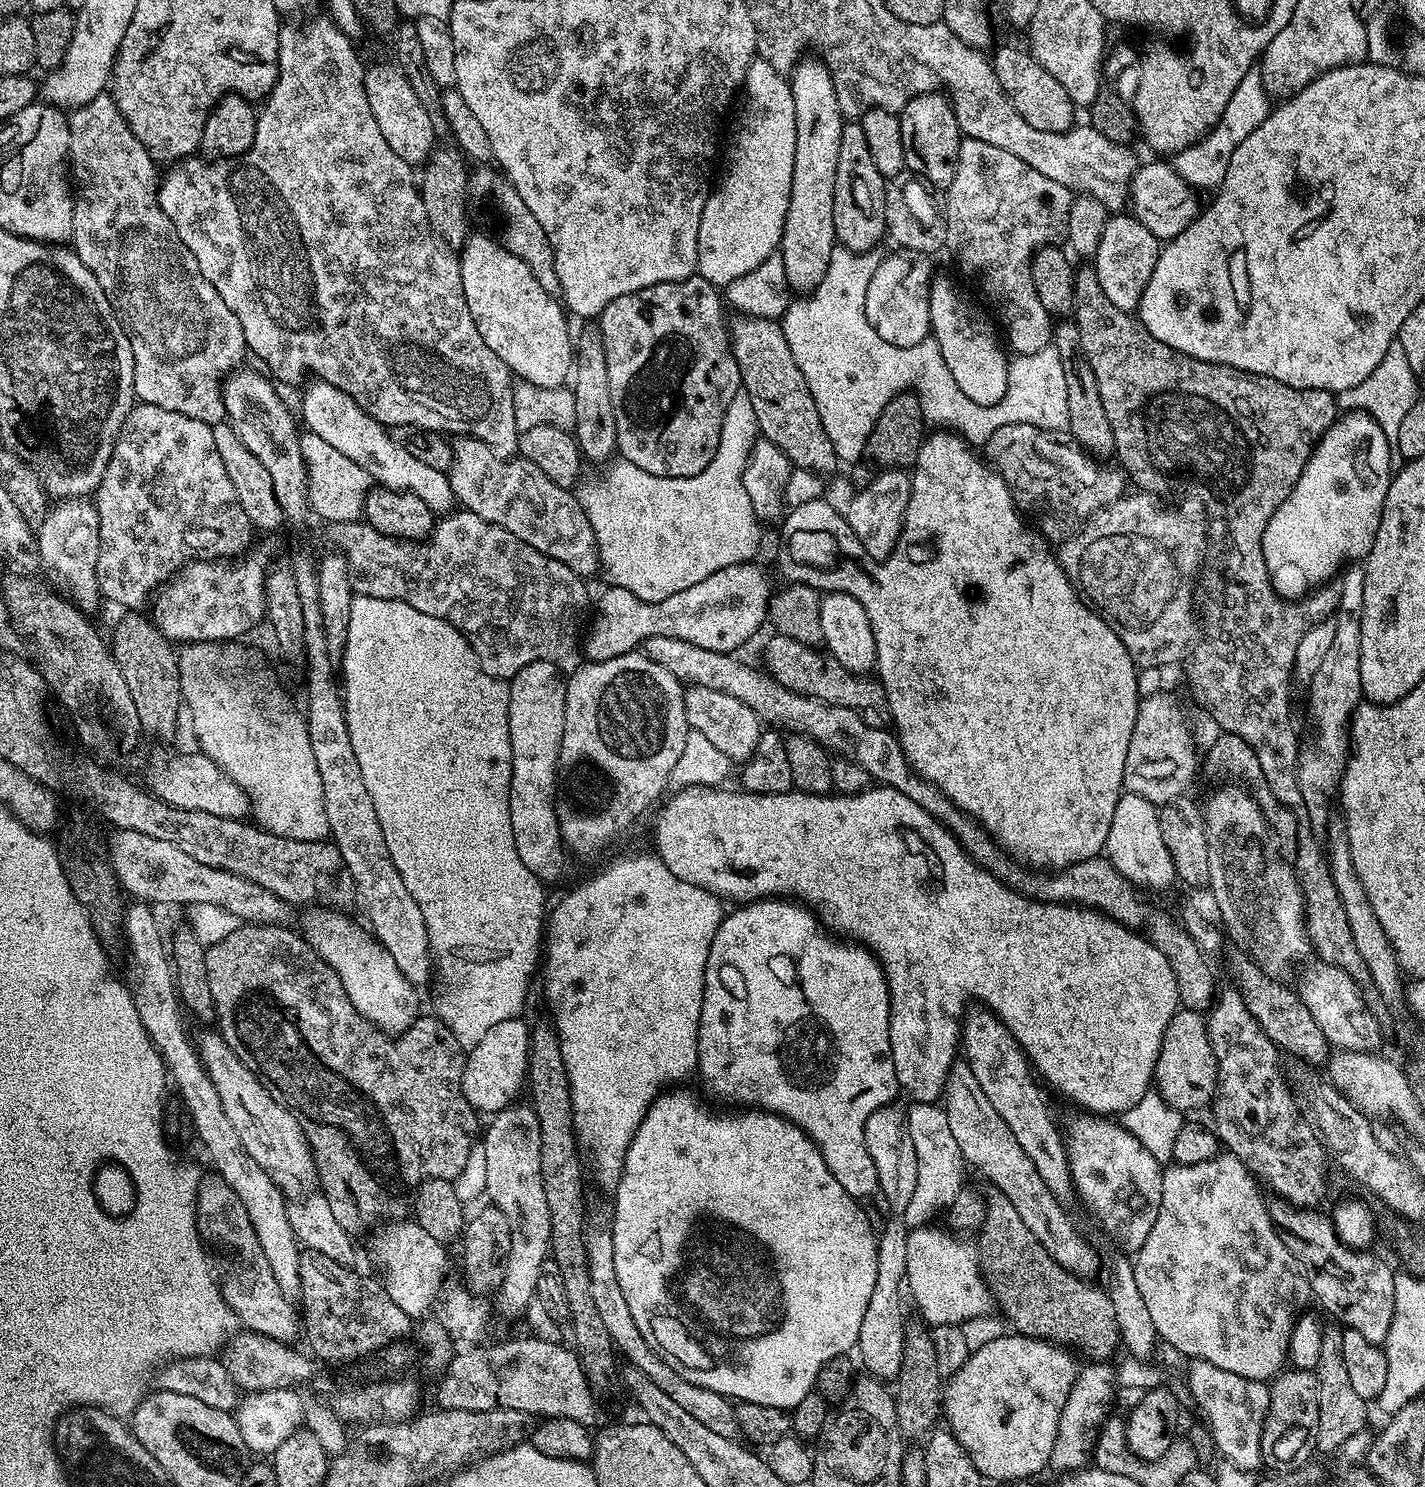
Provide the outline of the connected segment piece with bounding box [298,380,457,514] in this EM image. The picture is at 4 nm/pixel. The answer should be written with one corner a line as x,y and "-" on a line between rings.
324,380
312,382
300,400
298,416
307,431
330,442
334,450
342,450
342,454
346,454
350,462
362,466
362,470
366,470
368,477
379,487
414,494
422,498
422,502
426,502
426,506
430,506
434,514
453,511
457,498
452,492
451,479
445,473
434,470
434,466
418,462
414,454
406,454
406,450
402,450
402,446
394,442
391,431
370,414
366,414
366,410
362,410
362,406
358,406
358,402
350,398
350,394
338,390
338,386
330,386

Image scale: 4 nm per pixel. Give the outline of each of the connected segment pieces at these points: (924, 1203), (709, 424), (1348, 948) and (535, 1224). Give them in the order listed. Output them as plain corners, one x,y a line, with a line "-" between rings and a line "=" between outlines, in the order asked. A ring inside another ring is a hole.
909,1103
906,1108
909,1132
914,1142
918,1164
918,1186
907,1203
902,1215
909,1229
928,1226
936,1215
943,1213
954,1202
958,1190
965,1183
964,1168
966,1161
958,1150
958,1142
950,1130
950,1121
946,1119
943,1107
939,1103
=
693,274
678,282
662,282
646,286
642,290
634,290
634,294
622,294
622,298
614,298
614,302
607,304
598,317
598,327
602,334
602,346
606,356
606,378
610,378
610,398
614,402
614,422
618,422
616,447
623,459
638,466
638,470
646,470
646,474
686,478
706,470
706,466
710,466
718,450
722,418
726,418
726,406
730,406
730,398
734,398
734,394
741,391
740,367
732,353
730,328
726,320
724,324
725,305
722,303
721,293
719,296
716,292
719,292
717,285
711,284
699,274
=
1092,266
1076,268
1074,321
1081,334
1084,356
1097,379
1107,421
1114,432
1114,456
1116,460
1120,459
1118,462
1124,474
1139,491
1156,496
1194,489
1203,504
1211,555
1213,552
1218,558
1240,559
1240,566
1232,563
1228,568
1228,579
1220,582
1224,604
1220,612
1227,618
1224,632
1228,638
1220,632
1216,637
1208,637
1200,646
1198,644
1185,659
1186,676
1193,690
1200,695
1201,702
1208,707
1217,729
1238,734
1242,742
1250,745
1250,750
1254,750
1258,758
1258,766
1262,766
1262,774
1266,774
1270,790
1274,790
1274,798
1292,809
1298,826
1294,871
1304,895
1304,924
1308,927
1308,941
1312,943
1315,955
1320,955
1317,957
1323,963
1346,970
1356,984
1371,985
1370,970
1366,970
1366,962
1362,962
1362,954
1358,954
1354,934
1350,934
1350,918
1346,918
1342,898
1338,898
1321,837
1320,840
1316,837
1319,836
1317,829
1310,822
1306,802
1298,786
1302,740
1296,737
1292,712
1288,709
1288,691
1294,688
1292,667
1294,654
1298,654
1298,642
1302,642
1303,636
1313,626
1318,626
1318,622
1335,617
1336,608
1340,605
1340,590
1335,583
1329,582
1298,600
1283,600
1273,590
1265,555
1262,554
1262,538
1270,518
1274,518
1274,510
1286,502
1317,442
1338,419
1337,397
1324,388
1295,388
1274,378
1231,368
1228,364
1199,360
1166,346
1166,342
1159,340
1155,332
1146,330
1133,313
1118,310
1118,306
1102,294
1098,274
=
513,1102
508,1105
507,1108
502,1111
495,1113
491,1117
492,1120
488,1124
488,1129
483,1129
482,1132
482,1143
486,1150
486,1196
487,1199
498,1209
502,1210
502,1214
506,1214
506,1222
510,1226
510,1254
508,1260
504,1264
504,1274
498,1285
498,1293
500,1292
500,1308
504,1312
509,1312
510,1315
516,1316
524,1307
529,1303
530,1305
534,1300
534,1293
536,1291
536,1283
540,1277
540,1267
544,1260
549,1259
550,1256
550,1245
552,1242
552,1227
550,1226
550,1206
546,1206
546,1190
542,1186
542,1138
540,1137
540,1123
536,1117
536,1111
533,1110
527,1103
520,1104
521,1102

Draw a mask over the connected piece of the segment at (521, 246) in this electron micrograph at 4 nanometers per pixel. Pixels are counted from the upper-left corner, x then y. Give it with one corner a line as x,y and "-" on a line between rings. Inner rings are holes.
480,166
474,172
474,184
480,188
485,188
492,195
492,204
496,207
496,212
500,215
500,224
504,229
501,230
499,239
502,241
504,248
510,250
510,254
514,254
514,258
522,258
522,262
526,262
526,266
530,266
530,274
534,274
534,278
538,278
538,286
542,286
542,290
556,294
559,293
560,283
558,282
558,274
554,270
554,256
549,239
546,238
546,230
542,230
542,226
538,222
538,218
534,218
534,214
527,208
526,202
522,202
522,197
518,195
518,190
514,190
514,186
508,181
507,176
503,172
492,166

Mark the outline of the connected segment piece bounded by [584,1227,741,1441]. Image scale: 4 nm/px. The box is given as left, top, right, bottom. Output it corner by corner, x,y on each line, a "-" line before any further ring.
607,1227
591,1228
587,1229
584,1241
588,1273
590,1274
590,1295
594,1298
594,1306
598,1306
598,1315
602,1318
602,1328
619,1355
621,1352
628,1359
625,1361
631,1367
642,1370
642,1374
646,1374
646,1378
650,1378
650,1382
654,1382
654,1386
659,1386
666,1395
674,1398
674,1402
678,1402
678,1406
682,1406
682,1410
686,1410
686,1414
690,1414
690,1418
698,1418
698,1422
702,1422
702,1426
710,1426
710,1430
714,1430
714,1434
719,1434
721,1438
739,1441
741,1439
740,1424
736,1421
733,1401
714,1390
706,1390
702,1386
694,1386
690,1382
686,1382
686,1378
682,1378
673,1370
672,1365
640,1336
640,1331
634,1326
634,1316
630,1314
630,1308
626,1306
626,1298
622,1294
620,1286
620,1276
614,1274
612,1233

